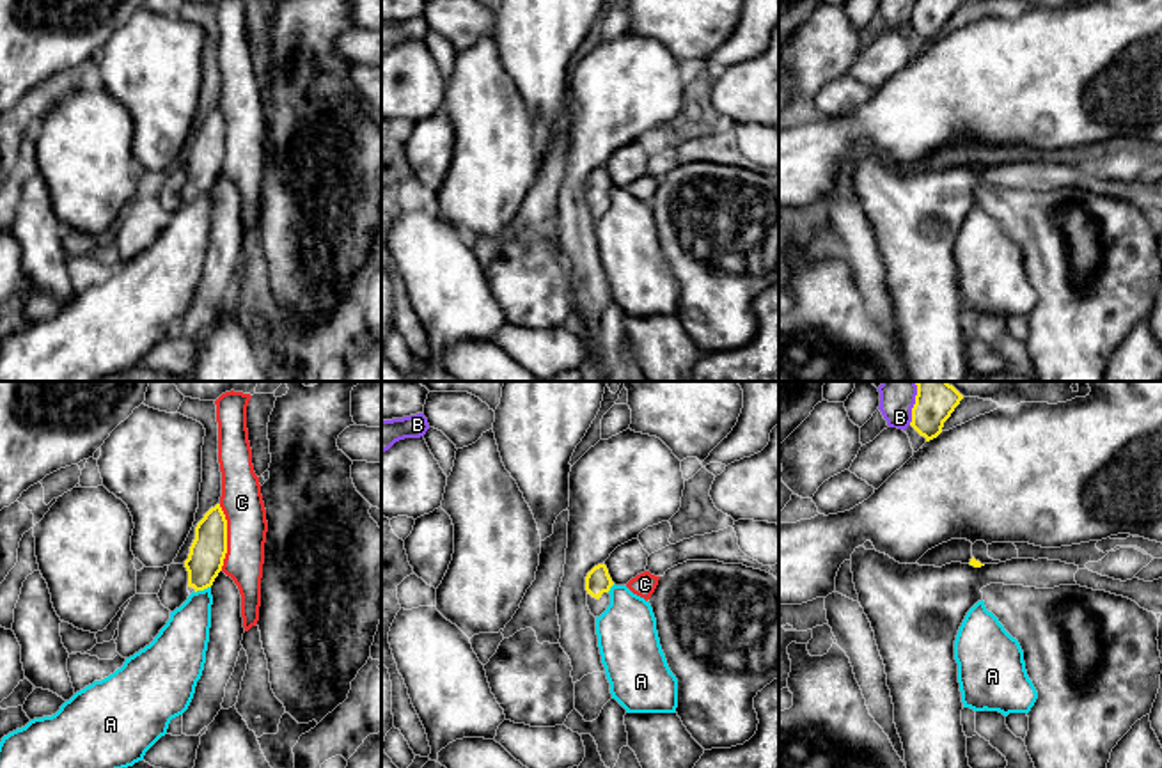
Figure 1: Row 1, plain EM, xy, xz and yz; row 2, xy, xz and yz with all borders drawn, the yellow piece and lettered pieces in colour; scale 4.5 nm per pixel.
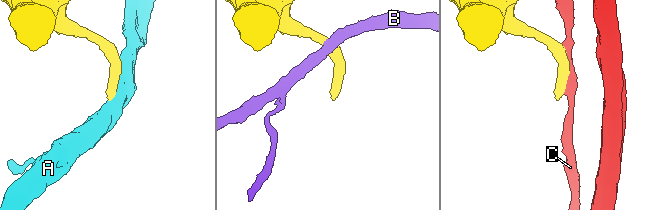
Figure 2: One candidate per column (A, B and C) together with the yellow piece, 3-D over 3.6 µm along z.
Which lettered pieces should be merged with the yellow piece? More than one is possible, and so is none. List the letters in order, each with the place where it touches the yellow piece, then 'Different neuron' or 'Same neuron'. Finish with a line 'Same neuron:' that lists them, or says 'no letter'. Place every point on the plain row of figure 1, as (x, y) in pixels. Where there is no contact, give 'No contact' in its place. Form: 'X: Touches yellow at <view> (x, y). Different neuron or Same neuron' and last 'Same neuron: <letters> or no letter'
A: Touches yellow at xy (203, 192). Different neuron
B: Touches yellow at yz (912, 15). Different neuron
C: Touches yellow at xy (226, 141). Different neuron
Same neuron: no letter

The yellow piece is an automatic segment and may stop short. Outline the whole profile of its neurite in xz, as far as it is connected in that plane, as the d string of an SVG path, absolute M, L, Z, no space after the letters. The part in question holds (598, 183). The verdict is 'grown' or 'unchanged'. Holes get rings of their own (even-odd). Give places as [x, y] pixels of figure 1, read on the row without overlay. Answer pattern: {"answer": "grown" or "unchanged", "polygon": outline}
{"answer": "grown", "polygon": "M605 167L594 168L585 179L587 209L600 220L610 208L610 190L614 188Z"}

